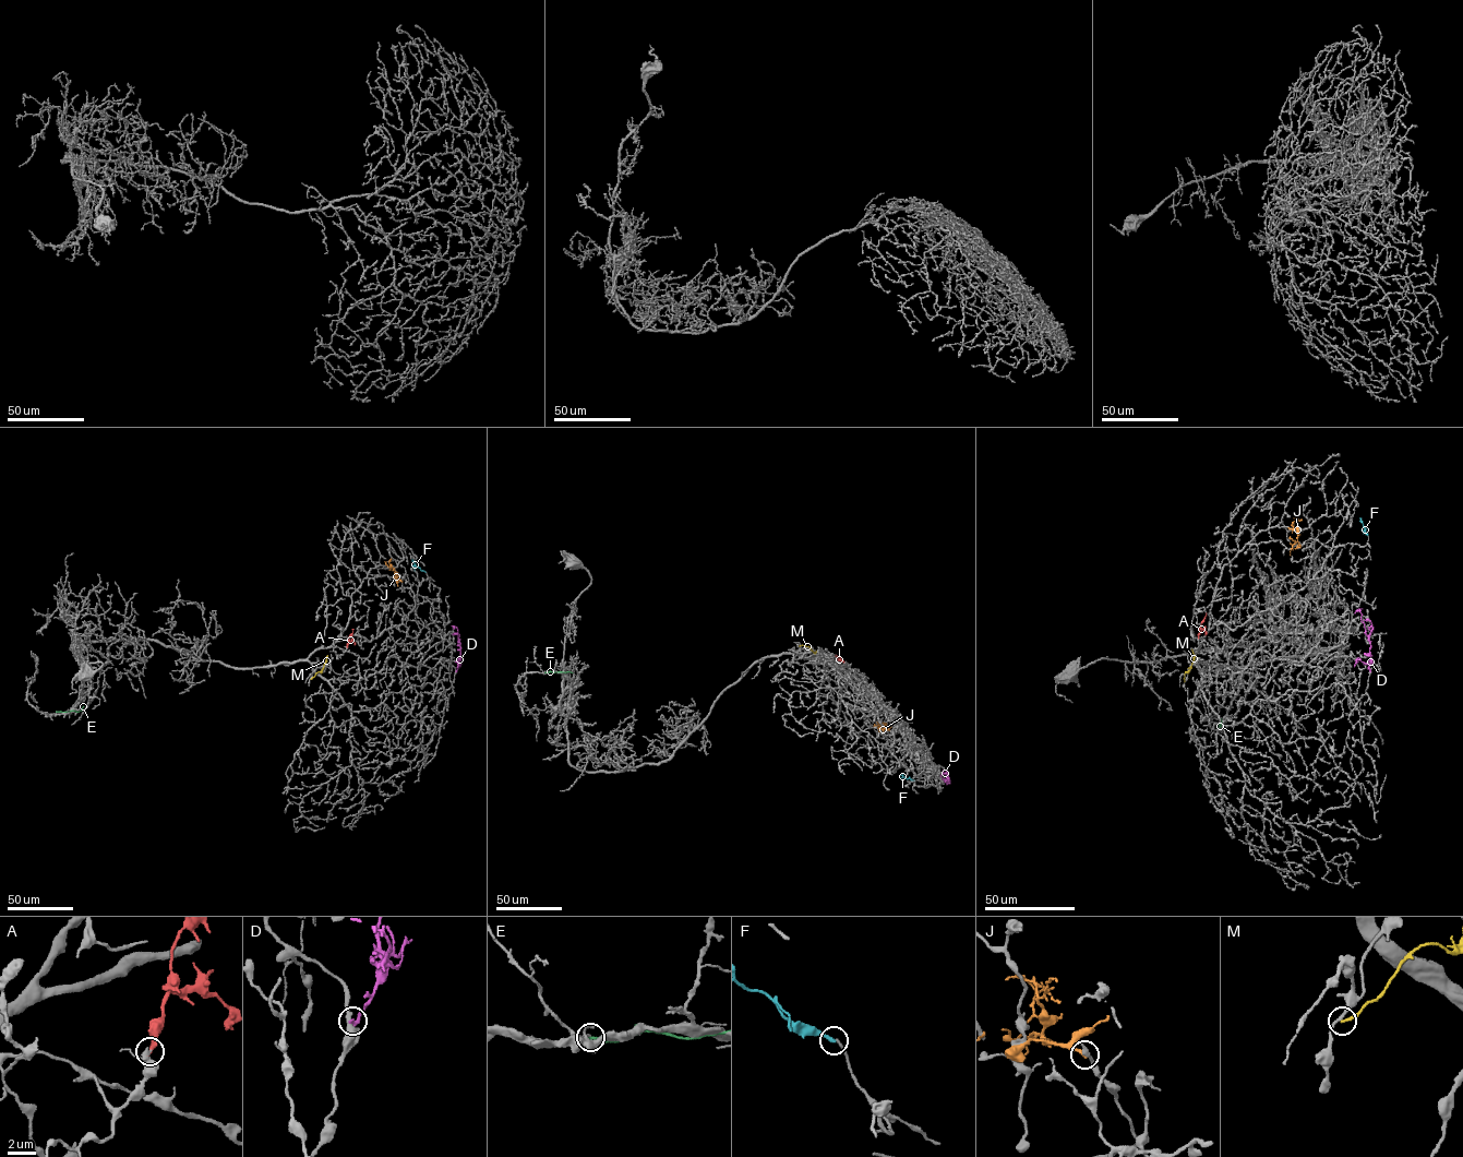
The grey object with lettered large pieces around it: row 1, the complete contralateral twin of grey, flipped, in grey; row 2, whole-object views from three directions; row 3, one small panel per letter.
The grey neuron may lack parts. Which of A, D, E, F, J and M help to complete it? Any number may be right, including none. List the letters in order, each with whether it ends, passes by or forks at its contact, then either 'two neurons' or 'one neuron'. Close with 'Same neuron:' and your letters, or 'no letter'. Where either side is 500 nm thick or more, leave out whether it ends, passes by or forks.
A: it ends there; two neurons
D: it ends there; two neurons
E: it ends there; two neurons
F: it ends there; two neurons
J: it ends there; two neurons
M: it ends there; two neurons
Same neuron: no letter

